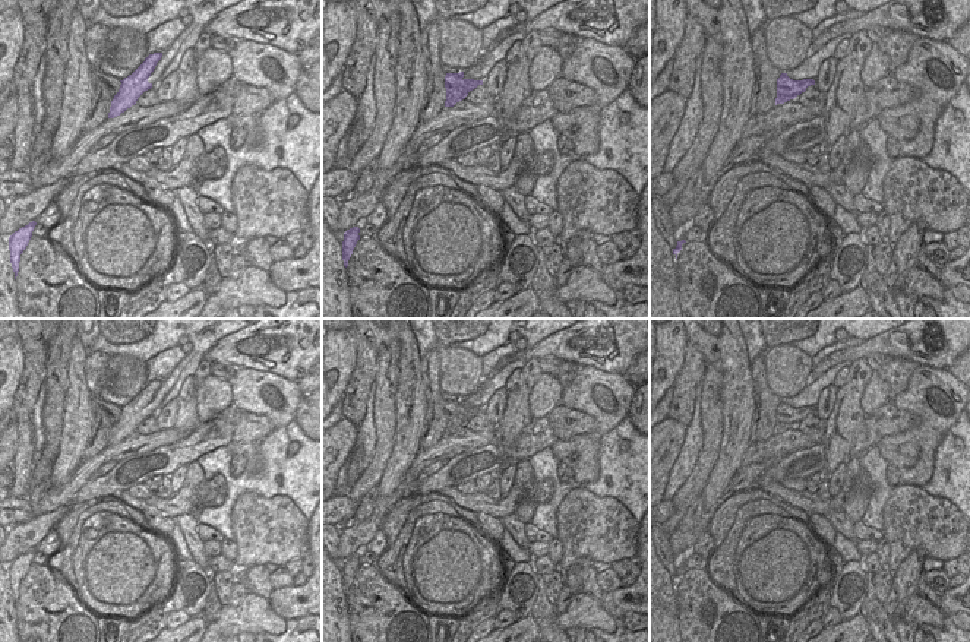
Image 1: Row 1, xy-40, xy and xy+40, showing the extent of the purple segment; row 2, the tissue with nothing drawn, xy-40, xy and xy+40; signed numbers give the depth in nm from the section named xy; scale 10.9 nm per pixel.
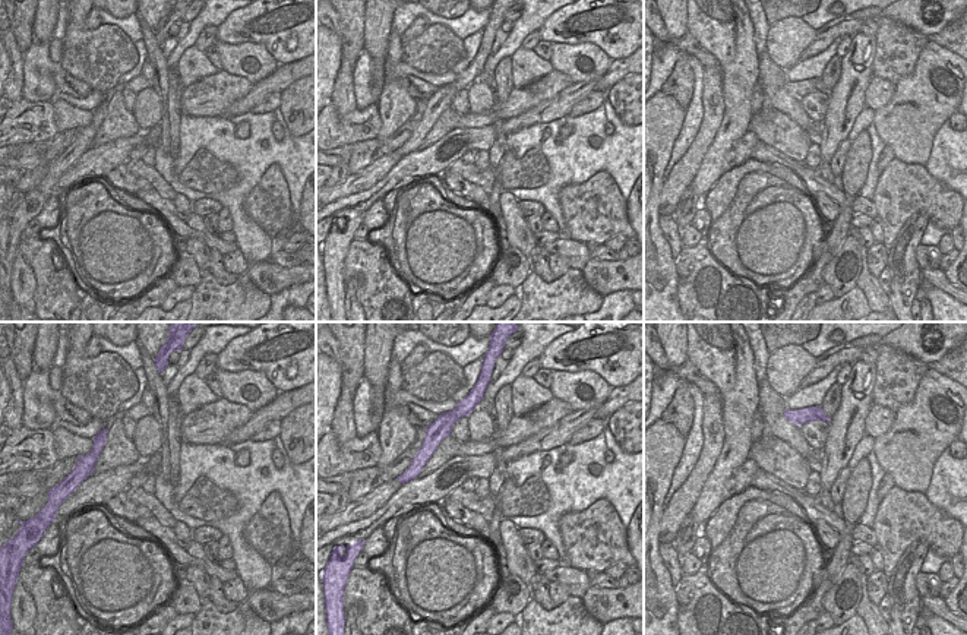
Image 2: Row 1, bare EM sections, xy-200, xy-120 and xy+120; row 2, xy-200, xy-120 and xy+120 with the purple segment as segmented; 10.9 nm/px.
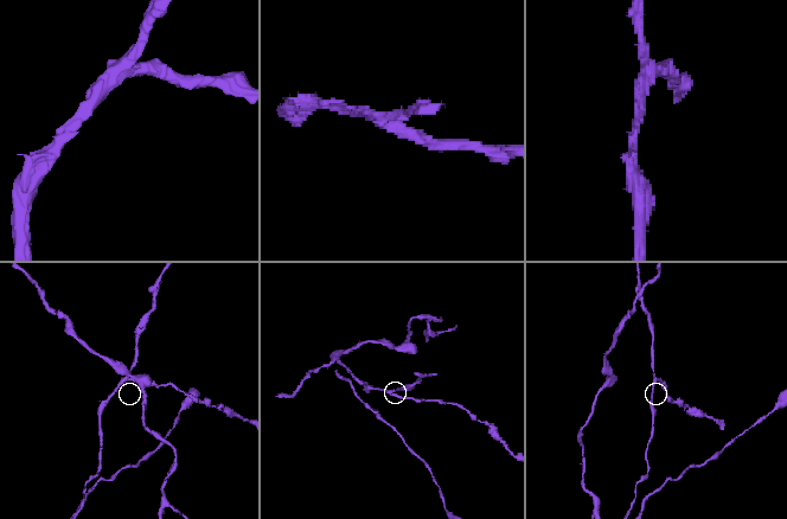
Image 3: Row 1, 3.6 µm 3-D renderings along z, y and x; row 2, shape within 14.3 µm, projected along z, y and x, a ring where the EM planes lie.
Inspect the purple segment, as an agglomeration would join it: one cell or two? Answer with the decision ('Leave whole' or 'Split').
Split

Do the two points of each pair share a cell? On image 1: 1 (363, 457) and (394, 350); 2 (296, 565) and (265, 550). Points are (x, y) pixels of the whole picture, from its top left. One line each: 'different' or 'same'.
1: different
2: different

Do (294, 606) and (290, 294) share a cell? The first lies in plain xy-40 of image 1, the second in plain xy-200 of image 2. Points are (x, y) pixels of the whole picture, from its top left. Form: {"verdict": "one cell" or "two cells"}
{"verdict": "two cells"}

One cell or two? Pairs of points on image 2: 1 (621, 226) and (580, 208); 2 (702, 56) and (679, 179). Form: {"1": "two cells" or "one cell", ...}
{"1": "one cell", "2": "two cells"}

